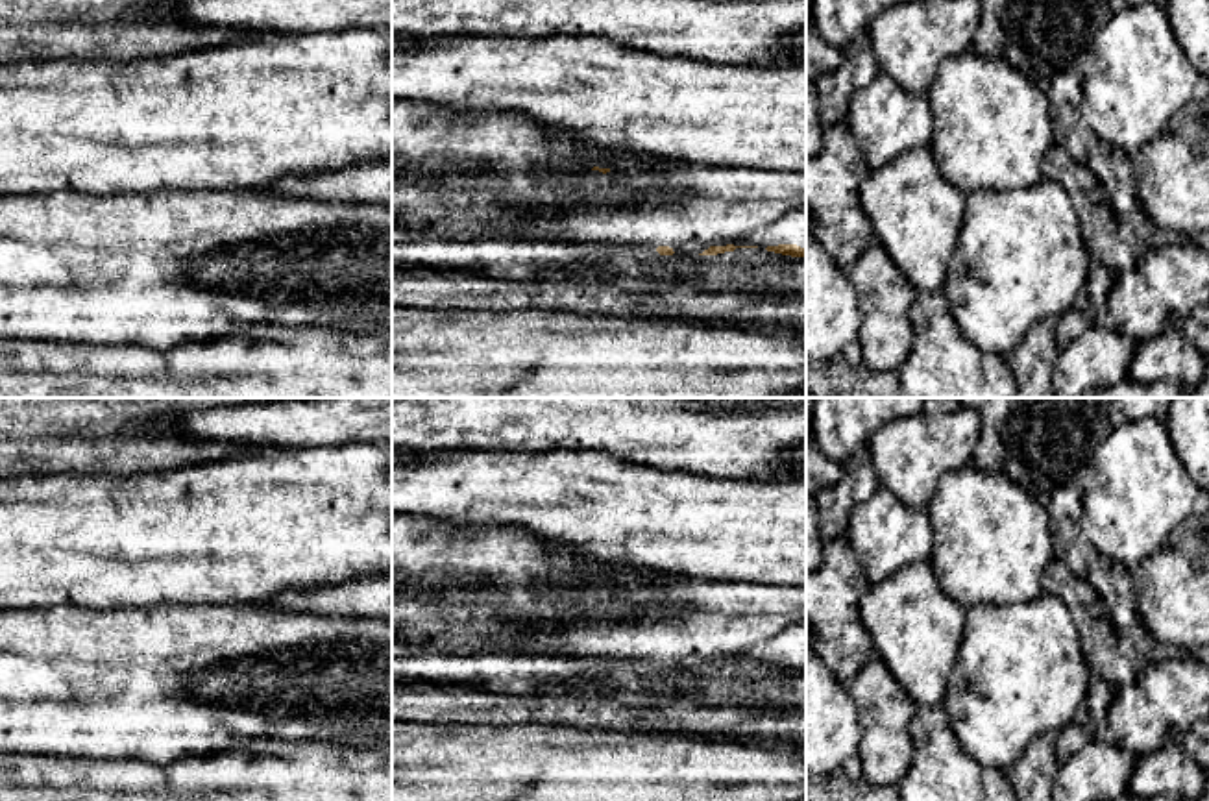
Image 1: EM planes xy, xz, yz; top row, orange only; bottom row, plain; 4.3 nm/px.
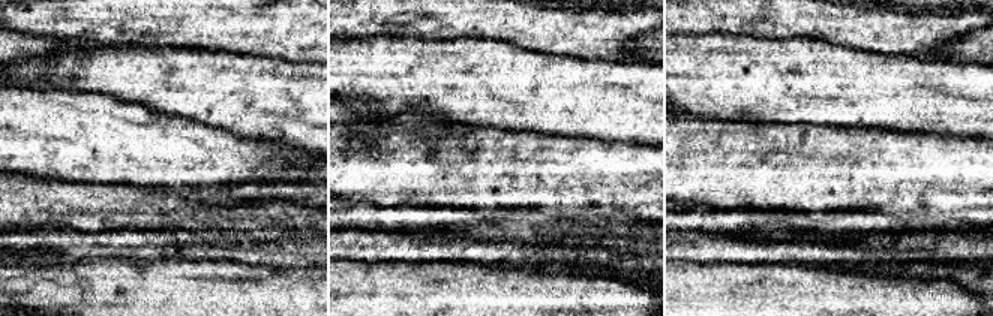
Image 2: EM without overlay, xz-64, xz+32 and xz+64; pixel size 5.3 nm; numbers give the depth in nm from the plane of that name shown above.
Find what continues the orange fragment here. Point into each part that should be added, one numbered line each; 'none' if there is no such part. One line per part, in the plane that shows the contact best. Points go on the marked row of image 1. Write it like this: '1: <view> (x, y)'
1: xz (686, 206)

